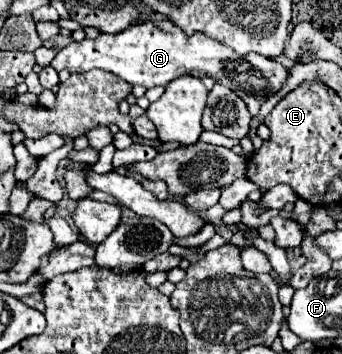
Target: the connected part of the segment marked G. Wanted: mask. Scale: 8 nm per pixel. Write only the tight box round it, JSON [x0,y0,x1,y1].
[50,20,288,116]

